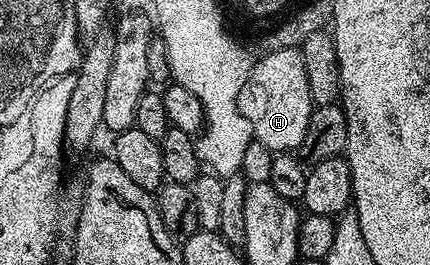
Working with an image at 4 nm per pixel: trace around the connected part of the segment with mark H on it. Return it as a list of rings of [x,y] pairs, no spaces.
[[[298,48],[276,50],[259,57],[239,92],[239,112],[250,122],[253,139],[262,142],[274,154],[286,154],[303,145],[313,107],[304,56]]]

